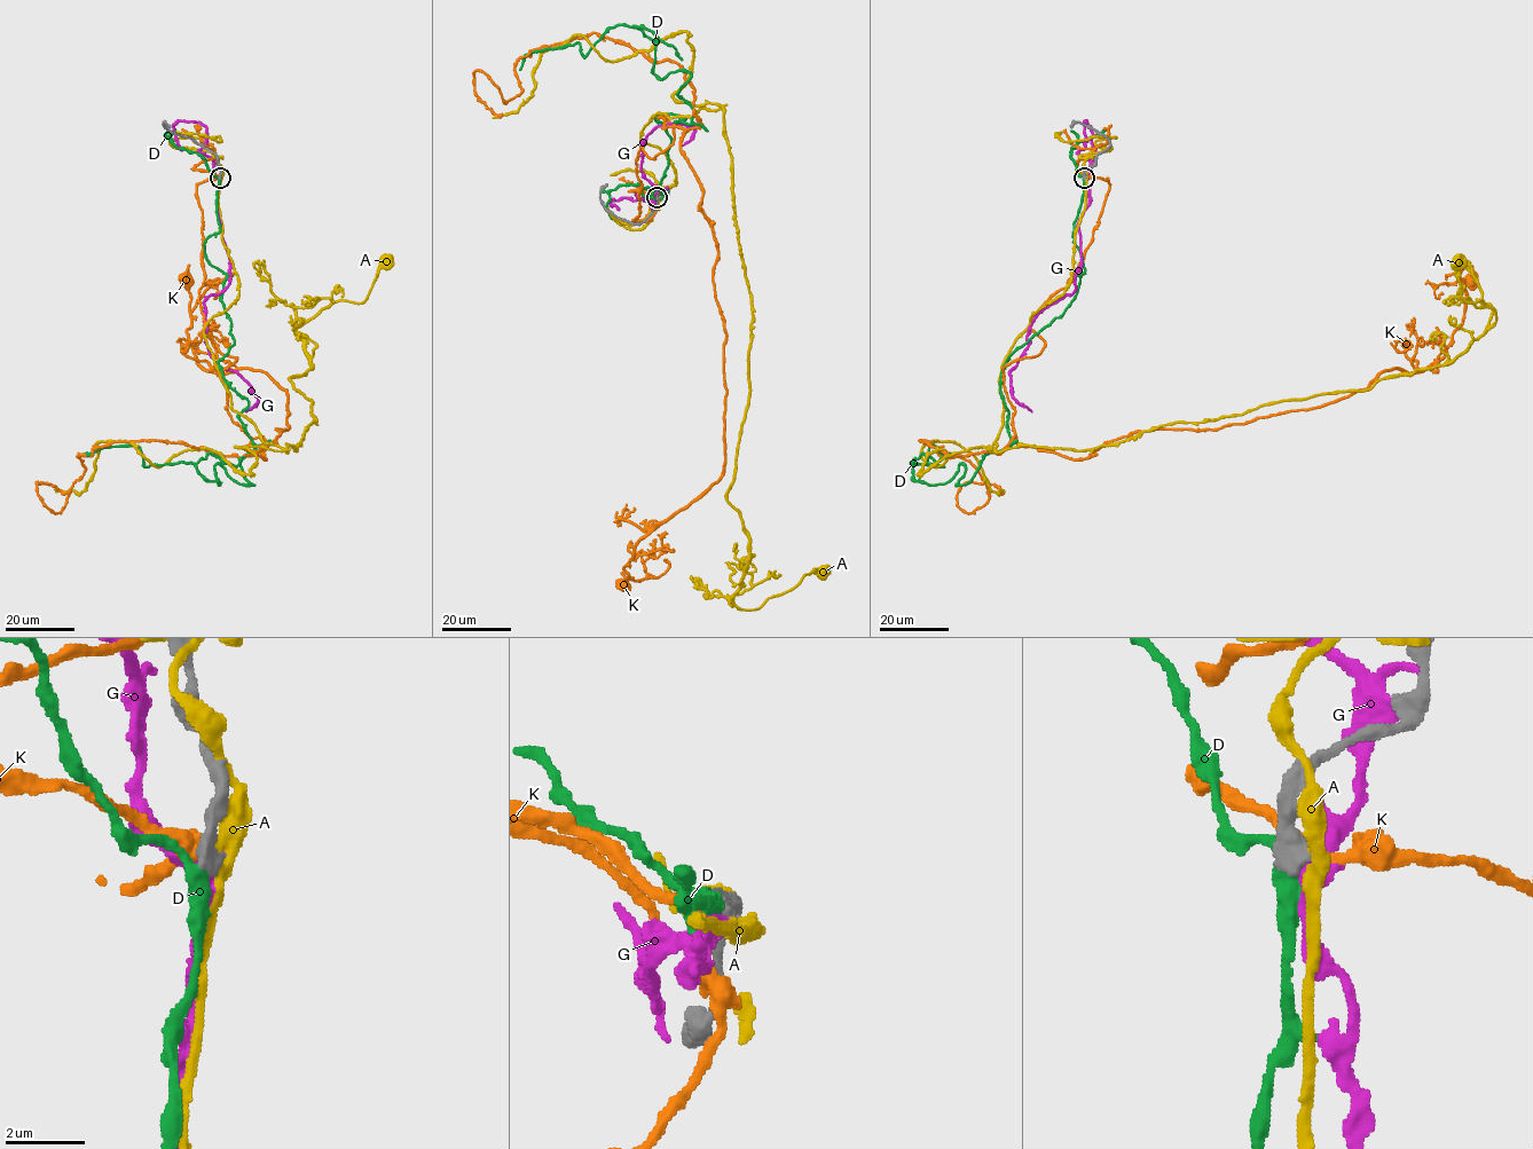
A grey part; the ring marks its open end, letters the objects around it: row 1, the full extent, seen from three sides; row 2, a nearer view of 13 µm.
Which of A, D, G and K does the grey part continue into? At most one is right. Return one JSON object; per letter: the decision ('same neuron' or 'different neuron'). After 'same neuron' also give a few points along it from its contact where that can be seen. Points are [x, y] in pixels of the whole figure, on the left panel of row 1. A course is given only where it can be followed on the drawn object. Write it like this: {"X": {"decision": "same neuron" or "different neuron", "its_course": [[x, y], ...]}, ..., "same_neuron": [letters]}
{"A": {"decision": "different neuron"}, "D": {"decision": "different neuron"}, "G": {"decision": "different neuron"}, "K": {"decision": "different neuron"}, "same_neuron": []}

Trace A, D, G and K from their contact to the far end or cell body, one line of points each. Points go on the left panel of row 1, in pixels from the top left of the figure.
A: (220, 176), (238, 296), (203, 337), (264, 442), (296, 450), (315, 422), (296, 329), (362, 303), (385, 261)
D: (219, 178), (204, 251), (253, 485), (83, 454)
G: (220, 178), (218, 218), (229, 284), (204, 300), (204, 337), (219, 368), (235, 370), (257, 398), (245, 411)
K: (219, 176), (198, 185), (198, 299), (266, 458), (288, 394), (197, 362), (185, 280)

